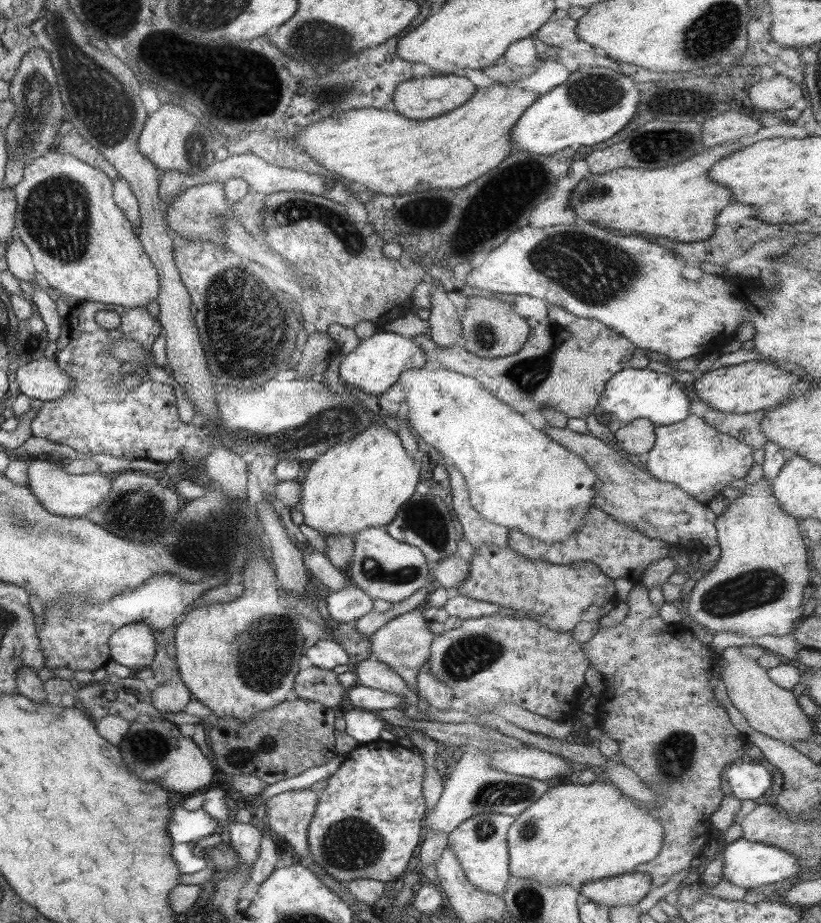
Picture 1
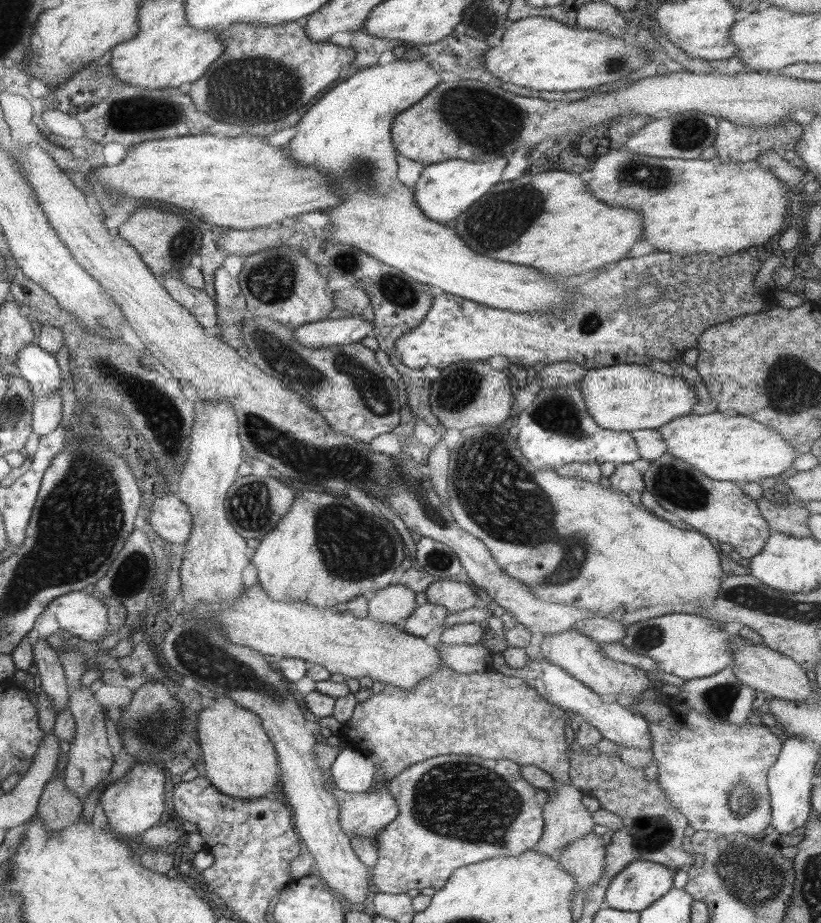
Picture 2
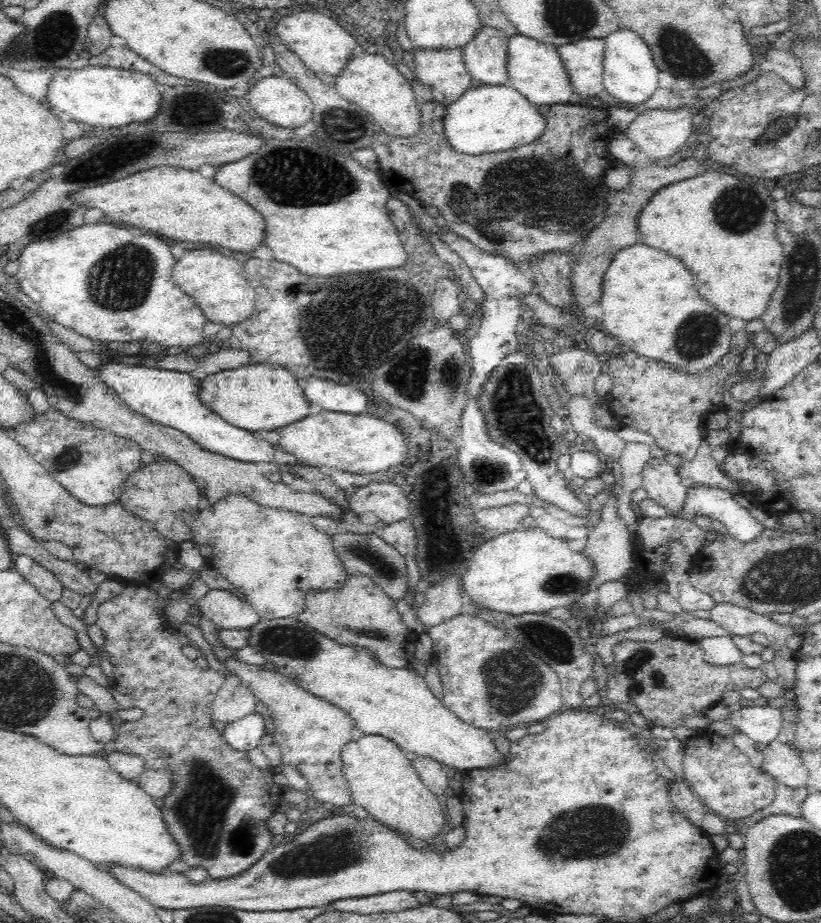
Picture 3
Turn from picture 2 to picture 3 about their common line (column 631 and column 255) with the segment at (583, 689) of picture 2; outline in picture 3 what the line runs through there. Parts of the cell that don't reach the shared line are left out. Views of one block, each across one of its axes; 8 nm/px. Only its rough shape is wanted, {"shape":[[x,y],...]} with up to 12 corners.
{"shape":[[255,712],[227,724],[225,742],[238,753],[258,747],[264,721]]}

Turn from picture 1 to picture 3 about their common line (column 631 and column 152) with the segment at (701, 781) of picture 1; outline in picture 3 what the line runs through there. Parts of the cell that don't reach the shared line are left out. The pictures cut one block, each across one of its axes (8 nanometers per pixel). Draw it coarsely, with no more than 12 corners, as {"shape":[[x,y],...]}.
{"shape":[[127,585],[96,606],[110,692],[110,749],[161,770],[179,857],[230,878],[272,841],[280,772],[212,727],[202,669]]}

